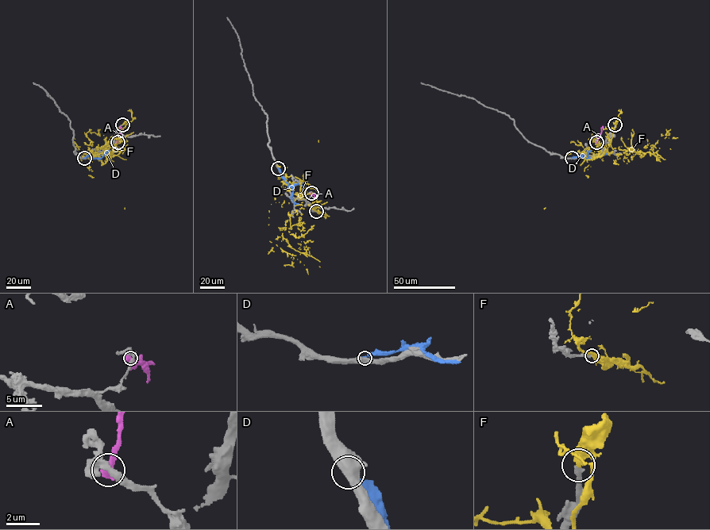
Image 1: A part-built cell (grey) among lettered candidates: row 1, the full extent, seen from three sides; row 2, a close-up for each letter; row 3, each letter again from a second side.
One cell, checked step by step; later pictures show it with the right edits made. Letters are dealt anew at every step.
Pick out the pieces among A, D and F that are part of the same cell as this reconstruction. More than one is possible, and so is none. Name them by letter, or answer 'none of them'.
none of them

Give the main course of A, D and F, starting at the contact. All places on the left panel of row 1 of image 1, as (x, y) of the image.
A: (117, 142), (121, 126)
D: (84, 158), (97, 158), (99, 157), (97, 155), (105, 152)
F: (122, 124), (129, 122), (115, 149), (107, 155), (107, 148), (88, 152), (125, 159), (125, 148)

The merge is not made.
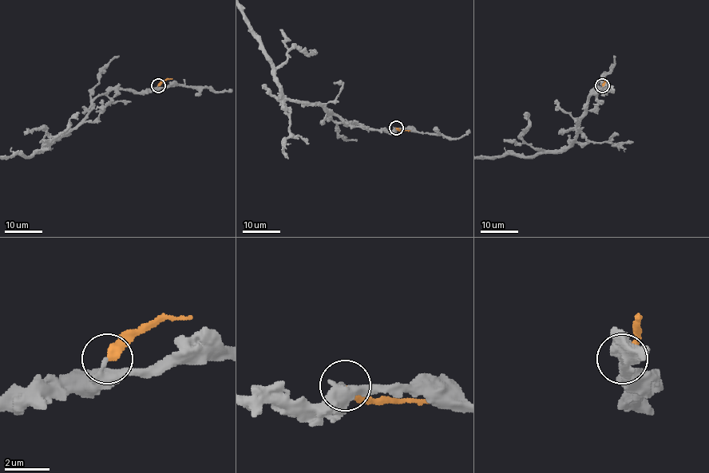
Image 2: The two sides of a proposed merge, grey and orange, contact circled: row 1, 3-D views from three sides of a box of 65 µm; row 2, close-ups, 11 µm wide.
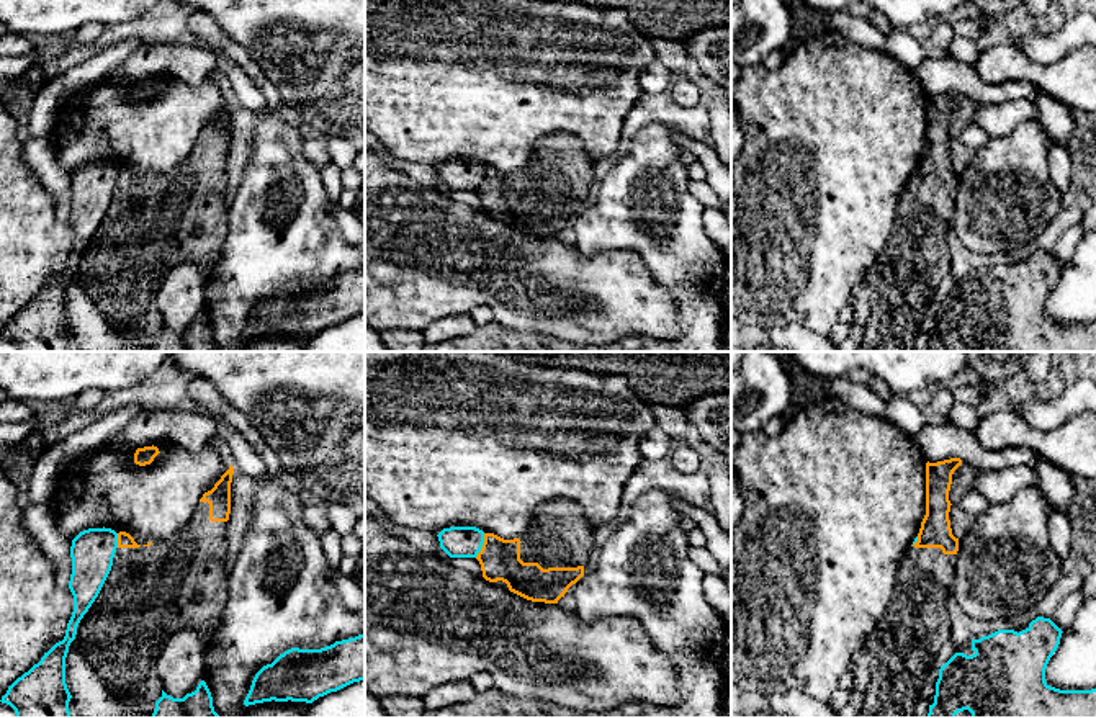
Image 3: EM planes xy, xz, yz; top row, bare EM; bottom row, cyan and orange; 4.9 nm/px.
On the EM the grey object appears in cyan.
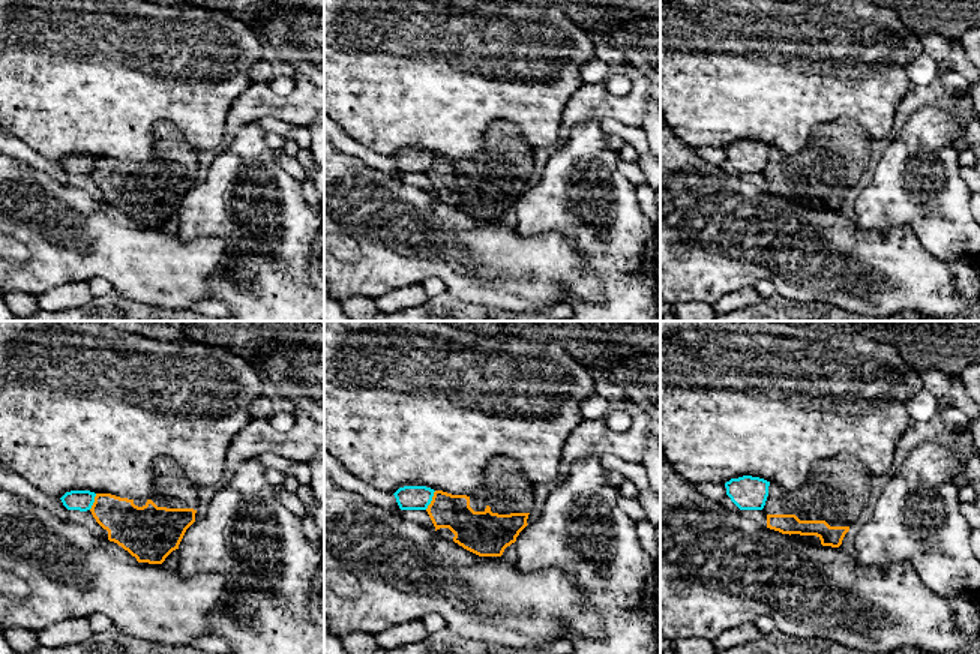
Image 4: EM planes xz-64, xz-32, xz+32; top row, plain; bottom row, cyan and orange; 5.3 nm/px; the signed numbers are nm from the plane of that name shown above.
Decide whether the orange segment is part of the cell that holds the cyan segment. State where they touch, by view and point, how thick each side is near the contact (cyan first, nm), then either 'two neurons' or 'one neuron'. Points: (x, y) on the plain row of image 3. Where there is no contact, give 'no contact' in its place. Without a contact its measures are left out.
xz (481, 179) | 160/200 nm | two neurons

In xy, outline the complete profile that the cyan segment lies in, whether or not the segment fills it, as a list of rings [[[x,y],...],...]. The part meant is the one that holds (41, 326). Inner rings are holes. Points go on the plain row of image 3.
[[[111,162],[80,165],[70,180],[72,208],[69,222],[74,229],[74,245],[65,270],[56,276],[38,298],[18,311],[2,330],[16,352],[70,352],[72,332],[65,317],[65,291],[75,273],[77,260],[98,231],[118,182],[118,167]]]

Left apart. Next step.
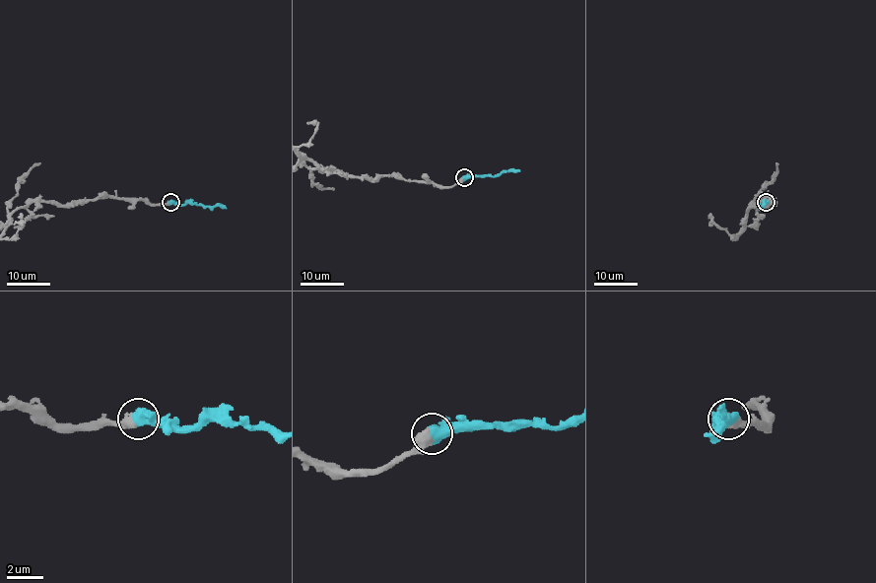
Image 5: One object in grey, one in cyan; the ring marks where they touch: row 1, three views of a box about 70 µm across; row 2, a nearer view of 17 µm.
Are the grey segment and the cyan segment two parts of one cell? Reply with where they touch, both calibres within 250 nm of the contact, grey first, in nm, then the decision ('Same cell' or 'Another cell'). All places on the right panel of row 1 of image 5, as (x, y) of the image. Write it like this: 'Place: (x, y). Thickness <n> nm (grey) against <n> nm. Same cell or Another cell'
Place: (766, 202). Thickness 600 nm (grey) against 500 nm. Same cell

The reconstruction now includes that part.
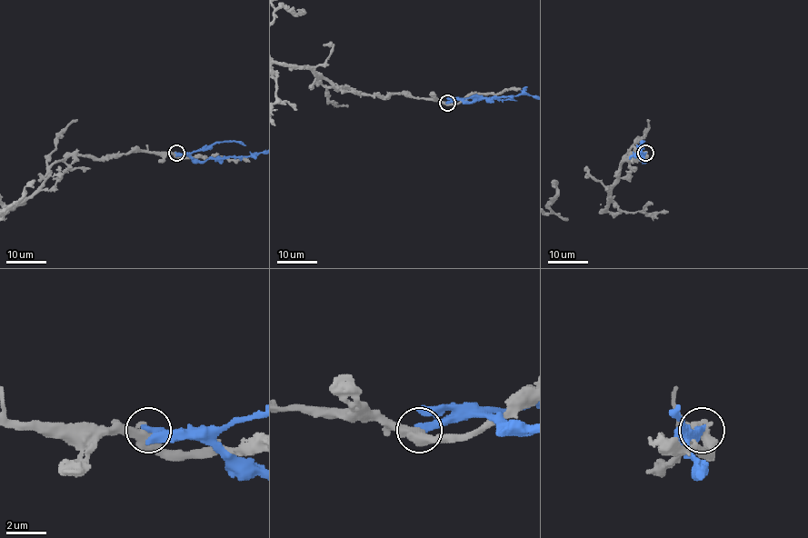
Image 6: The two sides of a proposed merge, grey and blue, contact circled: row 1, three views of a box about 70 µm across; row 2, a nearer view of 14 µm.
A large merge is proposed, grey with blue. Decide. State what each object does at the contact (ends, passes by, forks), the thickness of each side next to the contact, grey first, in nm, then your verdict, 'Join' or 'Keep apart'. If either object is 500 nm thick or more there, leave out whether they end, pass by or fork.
At the ring grey passes by. At the ring blue ends. Thickness 460 nm (grey) against 400 nm. Keep apart

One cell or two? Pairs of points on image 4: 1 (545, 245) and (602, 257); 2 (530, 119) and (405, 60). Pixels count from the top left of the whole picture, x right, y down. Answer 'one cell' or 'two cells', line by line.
1: two cells
2: one cell

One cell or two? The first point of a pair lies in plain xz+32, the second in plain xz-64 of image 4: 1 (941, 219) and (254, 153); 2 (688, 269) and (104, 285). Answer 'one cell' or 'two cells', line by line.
1: one cell
2: two cells

